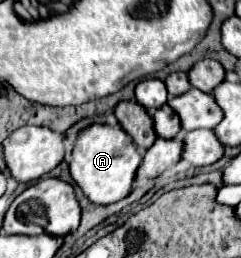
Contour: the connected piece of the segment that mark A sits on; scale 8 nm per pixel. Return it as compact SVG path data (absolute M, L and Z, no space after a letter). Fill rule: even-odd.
M91 124L83 128L75 140L69 172L91 202L113 204L131 192L131 182L139 164L141 154L137 152L137 148L133 148L133 140L127 132L123 132L123 128L107 124Z

